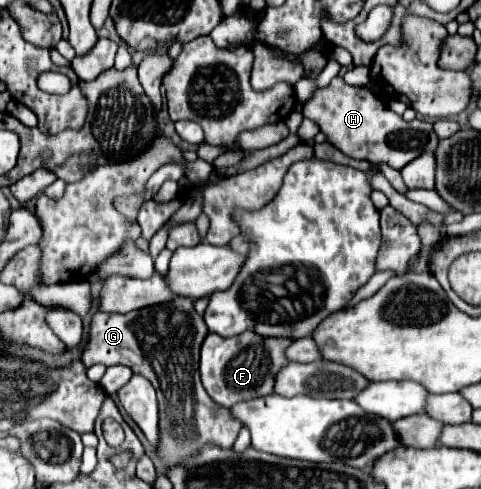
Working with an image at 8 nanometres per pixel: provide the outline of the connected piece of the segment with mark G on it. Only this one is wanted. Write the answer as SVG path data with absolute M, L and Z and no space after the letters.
M175 297L163 305L143 307L125 315L95 313L89 323L89 337L81 353L85 367L101 363L125 365L151 381L159 401L159 445L161 465L175 465L191 453L199 453L205 443L231 449L241 423L231 417L227 407L217 405L203 389L199 379L199 349L209 329L203 315L195 313L193 299Z

